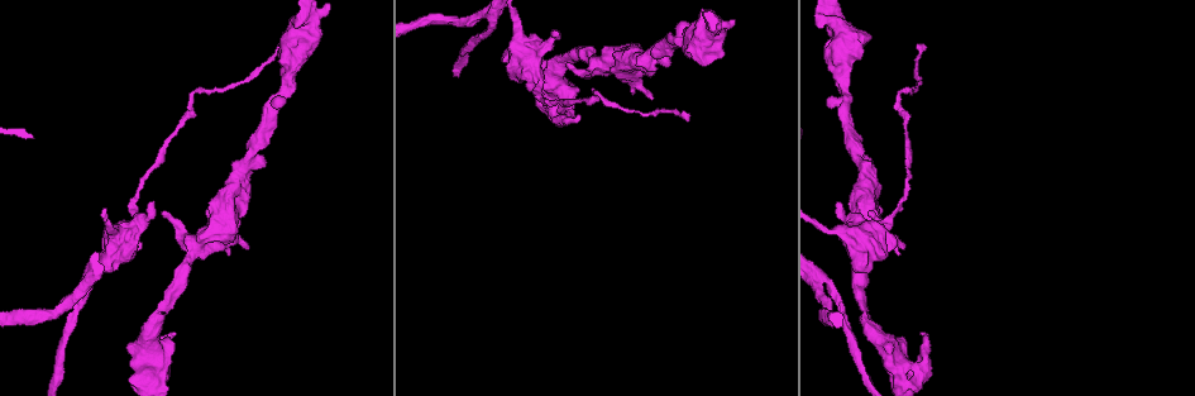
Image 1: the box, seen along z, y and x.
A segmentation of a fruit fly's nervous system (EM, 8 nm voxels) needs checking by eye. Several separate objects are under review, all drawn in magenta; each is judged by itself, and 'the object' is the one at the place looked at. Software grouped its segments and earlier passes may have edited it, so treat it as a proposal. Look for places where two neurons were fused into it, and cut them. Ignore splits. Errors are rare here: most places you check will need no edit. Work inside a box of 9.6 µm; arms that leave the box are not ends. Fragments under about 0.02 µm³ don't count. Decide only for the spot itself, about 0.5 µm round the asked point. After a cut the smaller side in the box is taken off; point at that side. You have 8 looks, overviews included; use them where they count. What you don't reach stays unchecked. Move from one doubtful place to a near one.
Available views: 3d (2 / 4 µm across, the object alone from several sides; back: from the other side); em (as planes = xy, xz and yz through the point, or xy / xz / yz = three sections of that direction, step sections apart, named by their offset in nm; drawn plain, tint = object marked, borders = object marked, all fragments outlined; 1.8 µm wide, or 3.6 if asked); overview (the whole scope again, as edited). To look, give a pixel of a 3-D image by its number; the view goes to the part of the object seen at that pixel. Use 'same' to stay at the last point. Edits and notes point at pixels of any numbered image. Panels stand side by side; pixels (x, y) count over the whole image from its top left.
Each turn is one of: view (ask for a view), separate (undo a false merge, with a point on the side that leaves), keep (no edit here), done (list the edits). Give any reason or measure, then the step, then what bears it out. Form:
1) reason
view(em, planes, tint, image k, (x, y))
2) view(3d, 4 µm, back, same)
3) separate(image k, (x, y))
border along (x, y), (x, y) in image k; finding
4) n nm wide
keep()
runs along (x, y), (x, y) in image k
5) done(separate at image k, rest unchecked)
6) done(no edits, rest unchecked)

thick turns thin
view(3d, 2 µm, image 1, (838, 69))

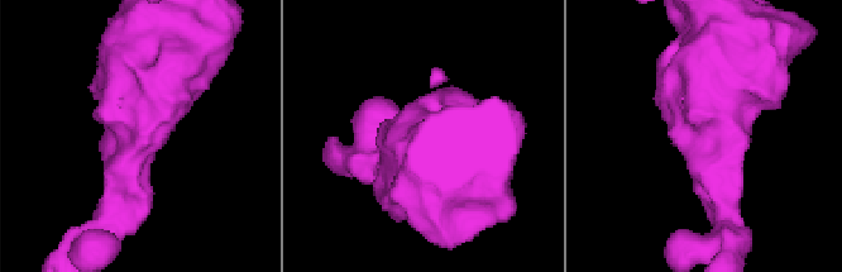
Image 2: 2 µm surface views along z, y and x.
need the tissue
view(em, planes, tint, image 2, (127, 132))

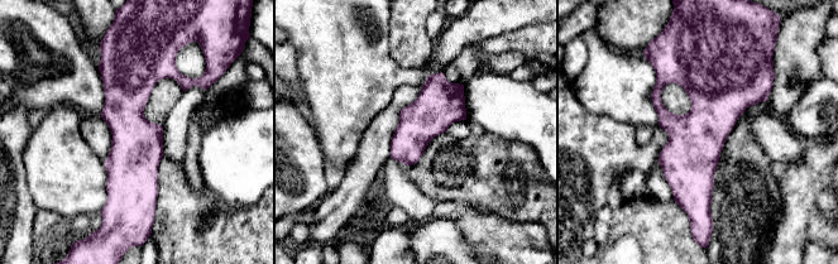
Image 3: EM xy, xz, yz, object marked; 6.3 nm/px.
keep()
runs along (127, 56), (139, 207) in image 3; all the same neuron

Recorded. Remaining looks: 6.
abrupt turn
view(3d, 4 µm, image 1, (193, 92))

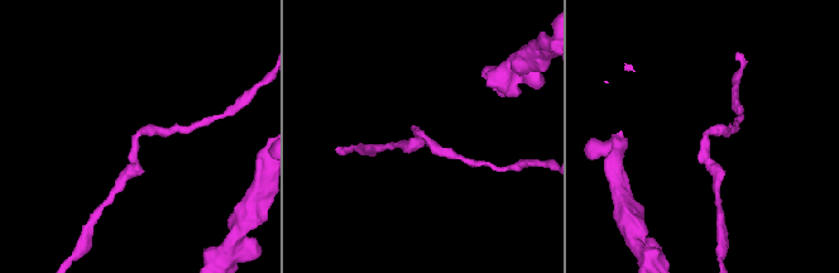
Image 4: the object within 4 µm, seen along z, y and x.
now the EM
view(em, xy, step 16, tint, image 4, (709, 132))

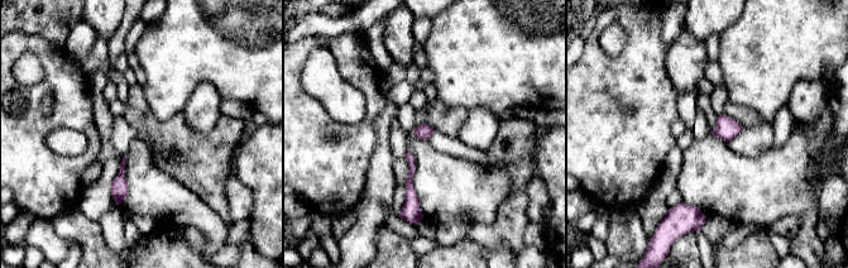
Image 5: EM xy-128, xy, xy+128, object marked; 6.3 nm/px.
another direction
view(em, planes, tint, same)

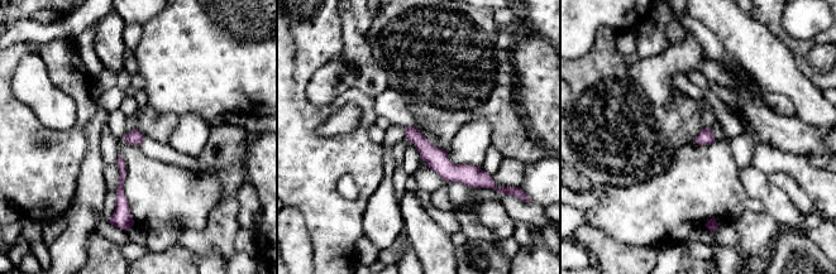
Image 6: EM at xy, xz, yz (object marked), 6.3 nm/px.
keep()
all the same neuron

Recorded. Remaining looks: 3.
closes a loop
view(em, planes, tint, image 1, (217, 225))

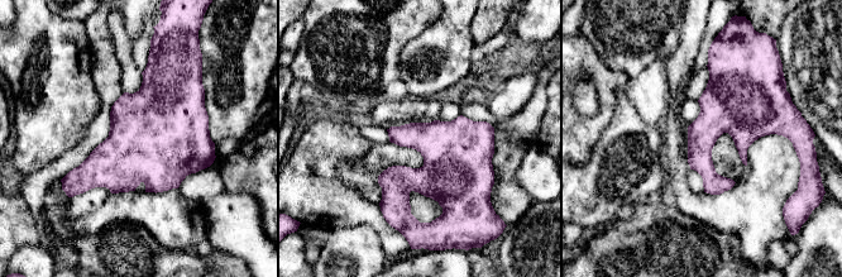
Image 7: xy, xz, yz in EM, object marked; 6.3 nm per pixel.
keep()
continuous, no second neuron

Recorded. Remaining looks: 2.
done(no edits, rest unchecked)

